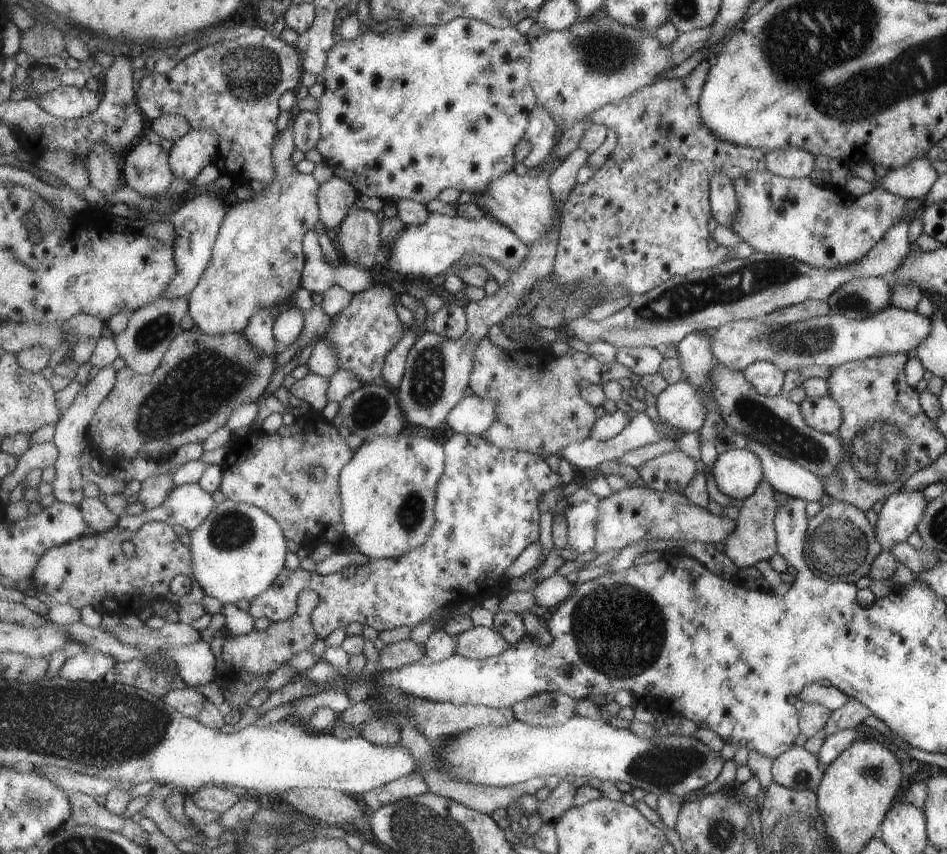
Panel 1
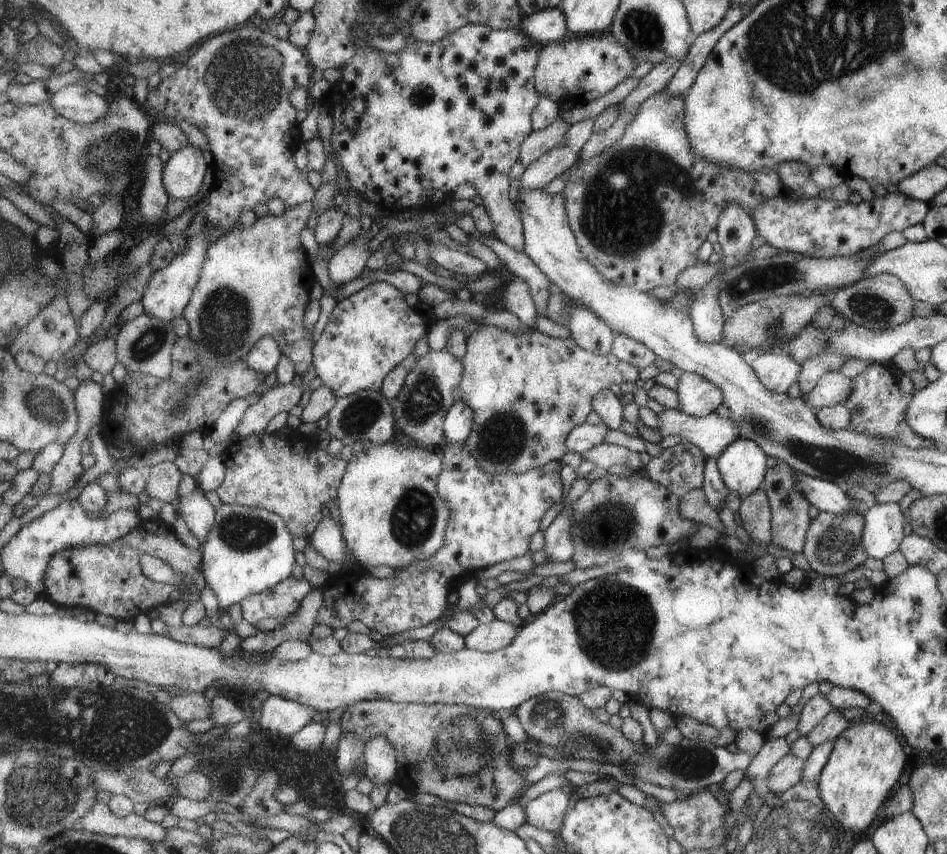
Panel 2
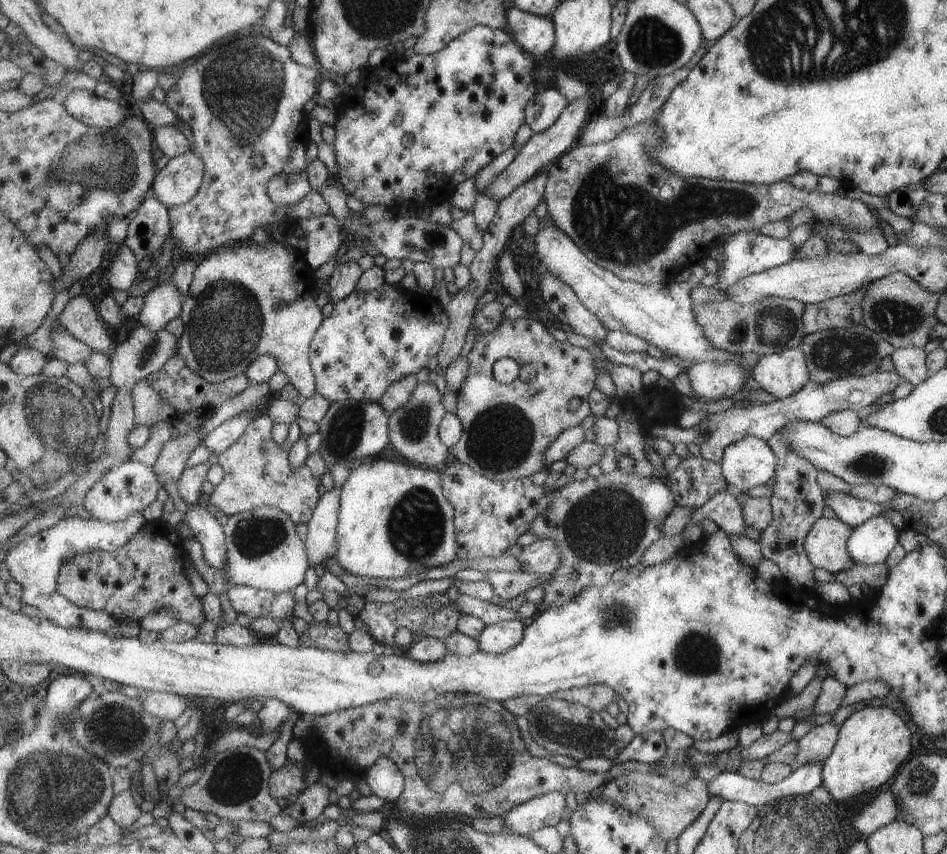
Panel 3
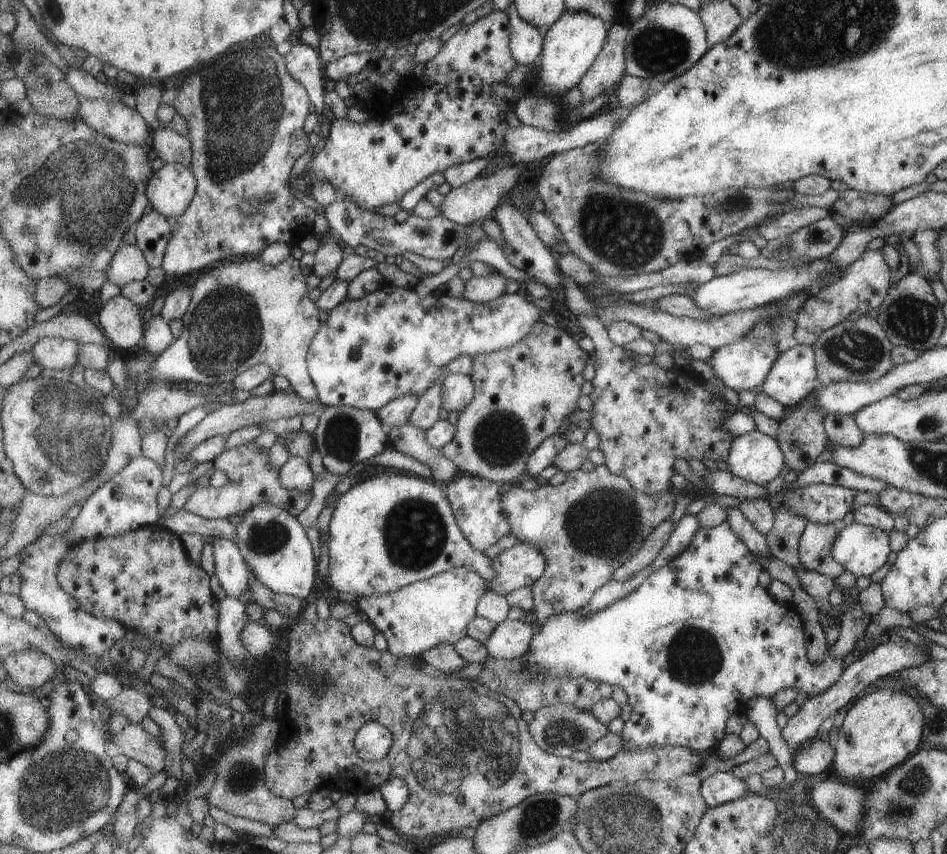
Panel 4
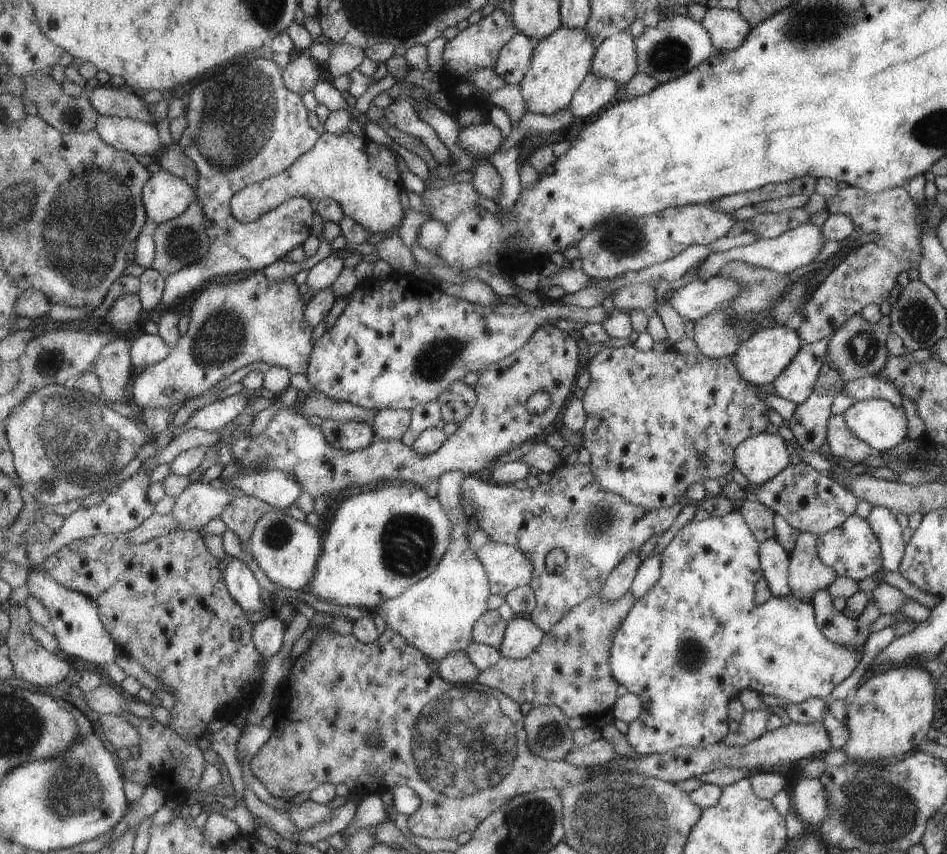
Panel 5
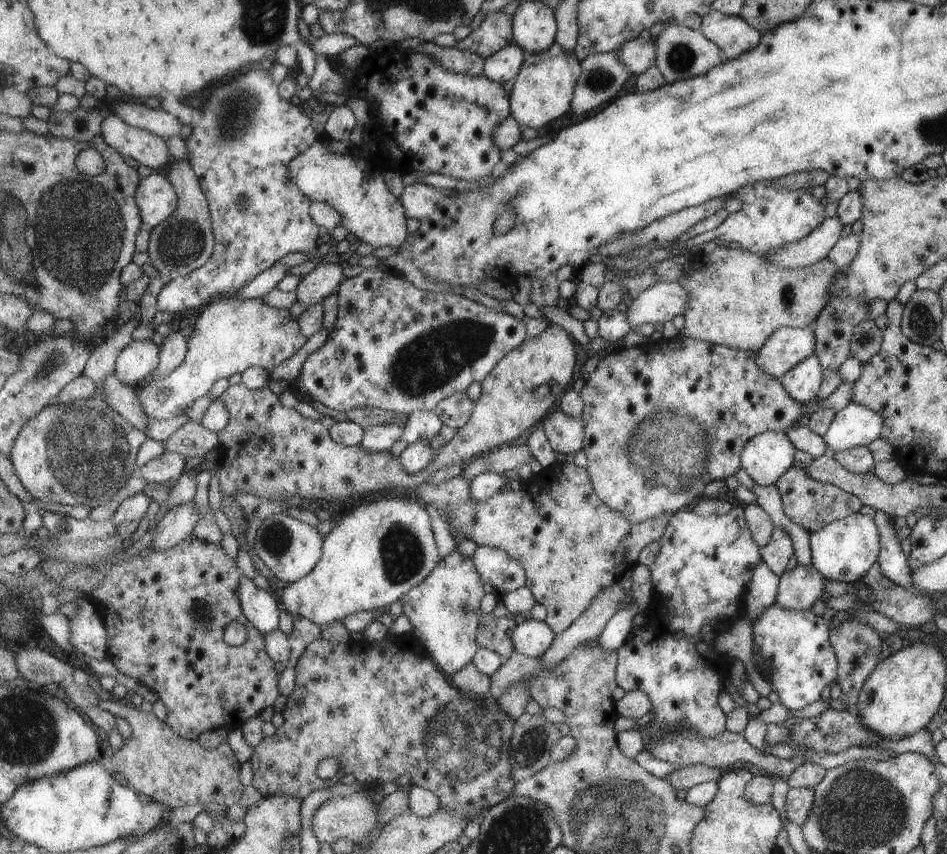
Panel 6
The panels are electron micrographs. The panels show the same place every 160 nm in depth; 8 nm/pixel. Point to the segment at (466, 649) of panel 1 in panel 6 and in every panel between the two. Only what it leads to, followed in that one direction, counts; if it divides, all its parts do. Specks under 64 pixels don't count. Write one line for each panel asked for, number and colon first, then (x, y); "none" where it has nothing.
2: (489, 637)
3: (498, 638)
4: (511, 639)
5: (523, 637)
6: (531, 637)

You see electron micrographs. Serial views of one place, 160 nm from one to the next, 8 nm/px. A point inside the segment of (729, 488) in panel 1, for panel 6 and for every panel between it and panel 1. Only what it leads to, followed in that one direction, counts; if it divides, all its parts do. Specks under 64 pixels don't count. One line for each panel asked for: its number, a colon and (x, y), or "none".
2: (742, 464)
3: (749, 462)
4: (755, 457)
5: (761, 457)
6: (766, 456)

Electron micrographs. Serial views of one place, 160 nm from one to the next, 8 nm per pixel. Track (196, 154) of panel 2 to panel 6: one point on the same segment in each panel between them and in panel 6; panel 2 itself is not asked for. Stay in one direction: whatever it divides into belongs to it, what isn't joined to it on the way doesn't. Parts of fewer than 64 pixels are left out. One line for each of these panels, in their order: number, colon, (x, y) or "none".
3: (178, 182)
4: (171, 191)
5: (166, 196)
6: (157, 197)

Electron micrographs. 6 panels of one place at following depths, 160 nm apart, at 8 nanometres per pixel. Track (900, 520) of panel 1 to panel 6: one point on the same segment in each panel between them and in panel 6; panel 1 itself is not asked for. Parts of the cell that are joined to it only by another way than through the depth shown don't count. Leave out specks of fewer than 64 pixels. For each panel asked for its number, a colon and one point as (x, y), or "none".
2: (883, 522)
3: (871, 540)
4: (861, 549)
5: (851, 550)
6: (844, 549)

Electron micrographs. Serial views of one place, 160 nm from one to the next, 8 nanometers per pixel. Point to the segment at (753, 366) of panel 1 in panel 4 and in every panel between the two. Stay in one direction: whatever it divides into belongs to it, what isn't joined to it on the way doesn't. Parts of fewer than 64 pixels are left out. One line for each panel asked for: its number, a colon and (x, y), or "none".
2: (776, 371)
3: (782, 373)
4: (792, 377)

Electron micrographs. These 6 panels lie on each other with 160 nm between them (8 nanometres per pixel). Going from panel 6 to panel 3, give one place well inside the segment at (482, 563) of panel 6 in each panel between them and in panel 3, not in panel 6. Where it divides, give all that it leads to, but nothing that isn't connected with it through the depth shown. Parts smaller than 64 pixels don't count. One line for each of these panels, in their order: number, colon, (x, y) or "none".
3: (544, 556)
4: (523, 565)
5: (508, 568)

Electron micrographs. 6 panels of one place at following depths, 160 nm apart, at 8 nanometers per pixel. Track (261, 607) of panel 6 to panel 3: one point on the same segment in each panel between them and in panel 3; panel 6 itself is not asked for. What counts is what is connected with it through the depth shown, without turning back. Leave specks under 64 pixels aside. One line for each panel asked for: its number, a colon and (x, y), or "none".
3: (206, 528)
4: (233, 572)
5: (243, 585)

